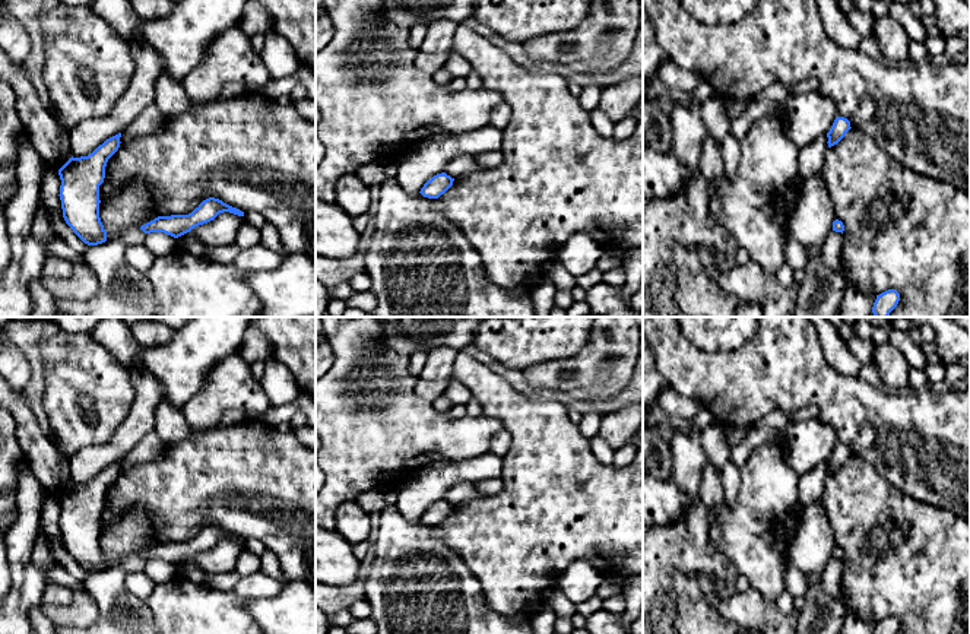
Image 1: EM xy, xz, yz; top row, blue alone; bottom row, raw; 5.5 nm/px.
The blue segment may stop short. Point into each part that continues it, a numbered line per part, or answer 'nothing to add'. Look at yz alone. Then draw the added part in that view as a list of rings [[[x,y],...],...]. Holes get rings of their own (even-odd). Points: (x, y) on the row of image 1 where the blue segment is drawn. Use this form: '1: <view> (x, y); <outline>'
nothing to add

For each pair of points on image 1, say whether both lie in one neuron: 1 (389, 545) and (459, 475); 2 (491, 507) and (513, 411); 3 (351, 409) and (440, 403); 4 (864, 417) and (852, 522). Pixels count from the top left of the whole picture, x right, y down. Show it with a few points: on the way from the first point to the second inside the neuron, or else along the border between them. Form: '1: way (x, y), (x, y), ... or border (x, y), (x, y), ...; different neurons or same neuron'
1: border (395, 504), (408, 519), (418, 520); different neurons
2: way (516, 487), (520, 482), (520, 436); same neuron
3: border (431, 402), (444, 414); different neurons
4: border (852, 455), (864, 457), (884, 479); different neurons

